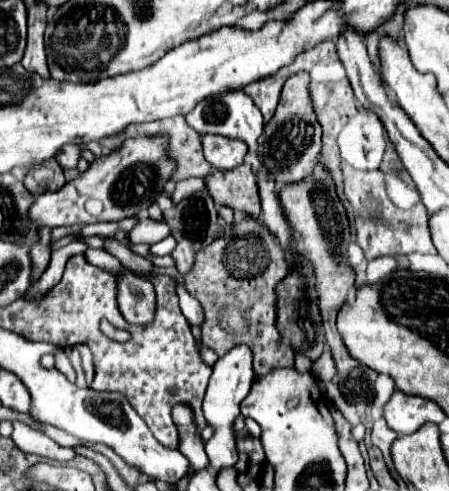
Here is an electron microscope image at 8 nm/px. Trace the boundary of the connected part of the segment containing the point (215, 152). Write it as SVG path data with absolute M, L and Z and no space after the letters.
M205 135L203 151L205 151L205 159L211 163L213 169L229 171L243 163L243 157L247 155L247 145L239 139L227 139L221 135Z

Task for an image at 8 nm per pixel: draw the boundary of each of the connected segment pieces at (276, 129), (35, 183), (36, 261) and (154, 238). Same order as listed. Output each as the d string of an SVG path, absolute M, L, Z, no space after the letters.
M301 71L287 79L281 91L281 101L277 105L277 111L273 119L265 125L263 165L277 183L281 185L297 183L311 175L319 151L321 151L321 125L317 121L313 101L309 95L309 75Z
M49 159L47 163L39 163L39 165L31 167L31 171L25 177L25 187L31 195L57 191L63 185L65 185L63 169L57 165L55 159Z
M39 241L35 247L31 247L31 259L33 259L33 271L35 271L33 283L49 265L49 257L51 257L51 241Z
M141 219L135 229L129 233L129 239L131 243L139 245L139 243L147 243L147 245L153 245L161 239L165 239L167 235L171 235L171 229L167 227L167 221L155 221L155 219Z

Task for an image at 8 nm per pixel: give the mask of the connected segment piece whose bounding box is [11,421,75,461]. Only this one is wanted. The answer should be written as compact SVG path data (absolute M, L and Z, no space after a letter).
M13 421L13 427L15 429L13 429L11 439L25 453L35 453L35 455L41 455L41 457L57 459L57 461L69 461L69 459L75 457L75 451L71 447L57 445L53 439L49 439L47 435L31 429L29 425L25 425L21 421Z

